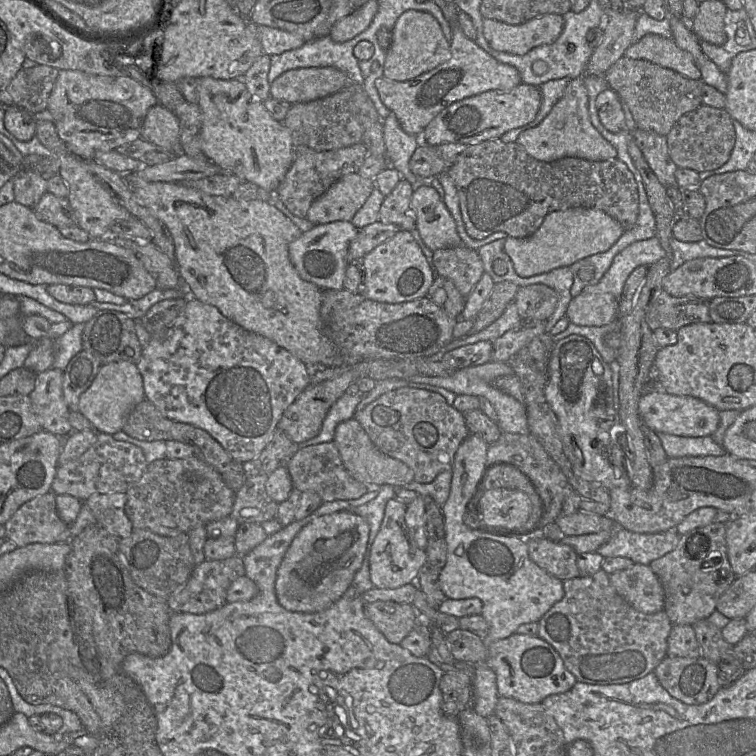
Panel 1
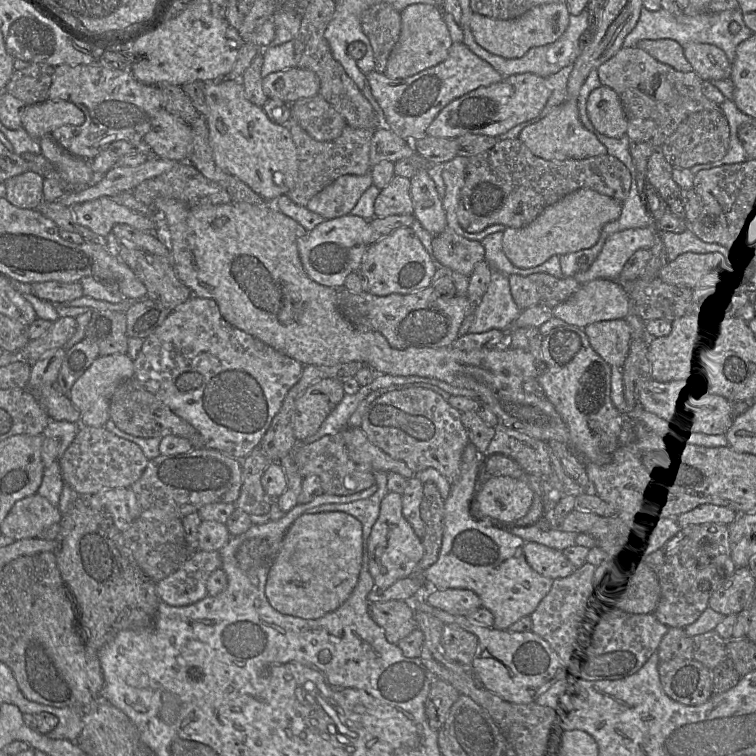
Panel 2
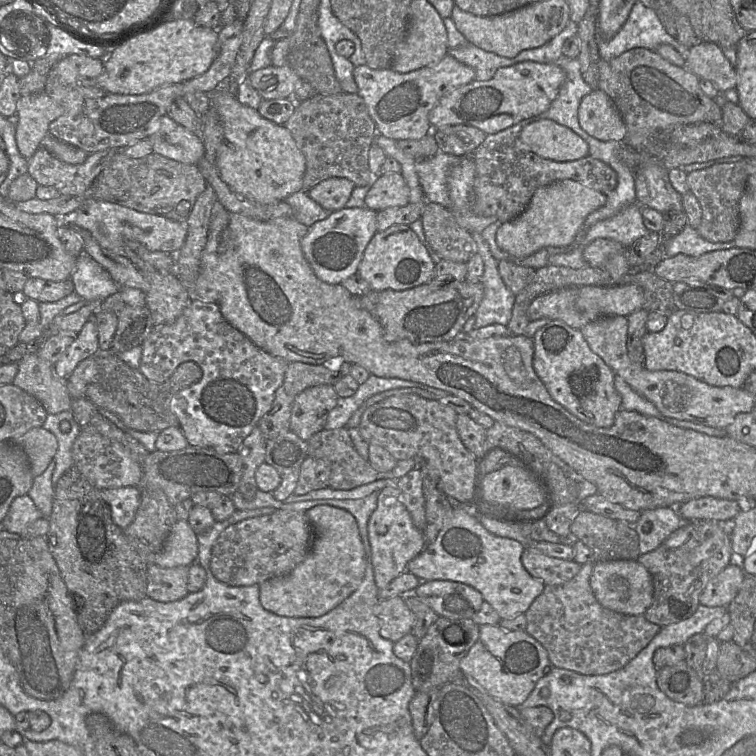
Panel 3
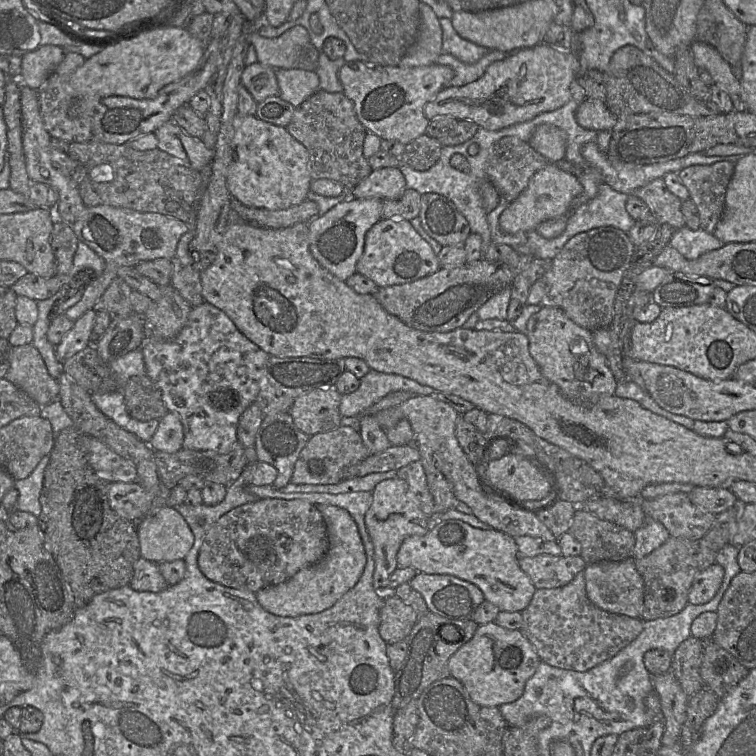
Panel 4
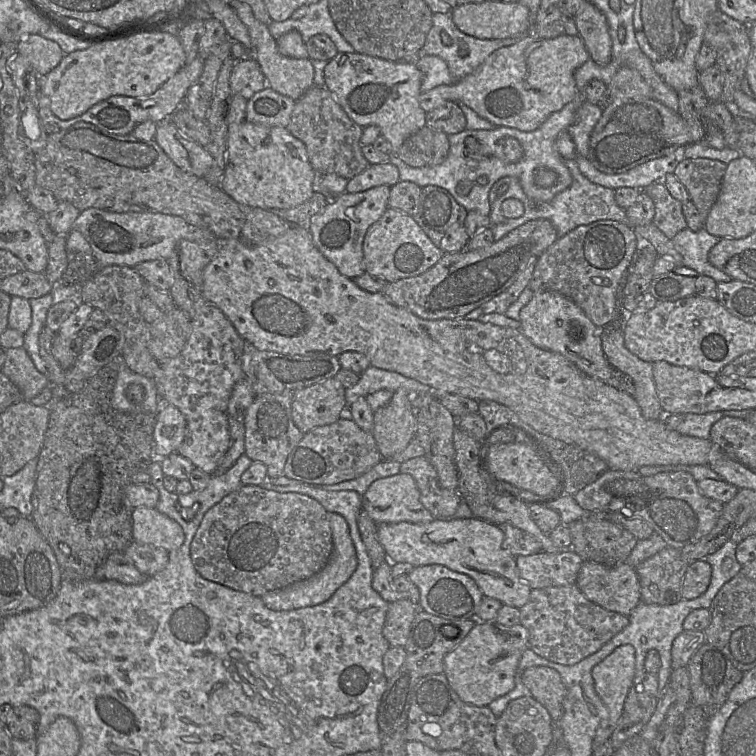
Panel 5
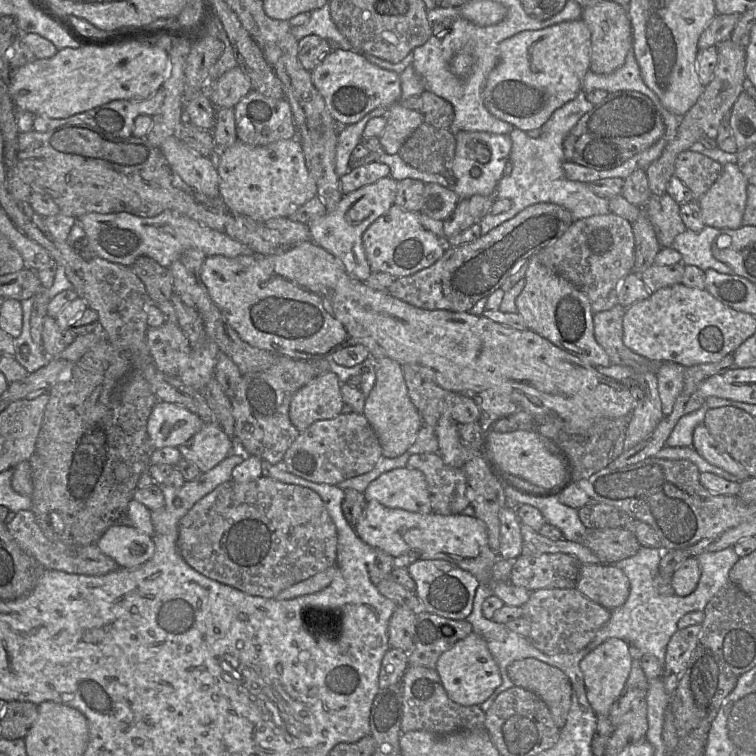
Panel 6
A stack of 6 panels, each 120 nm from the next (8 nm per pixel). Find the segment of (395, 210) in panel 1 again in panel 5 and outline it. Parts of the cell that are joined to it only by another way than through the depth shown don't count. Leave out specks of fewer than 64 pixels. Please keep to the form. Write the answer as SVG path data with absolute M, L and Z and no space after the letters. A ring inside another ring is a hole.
M391 163L371 164L360 174L348 180L347 193L366 191L376 186L394 186L400 180L398 168Z

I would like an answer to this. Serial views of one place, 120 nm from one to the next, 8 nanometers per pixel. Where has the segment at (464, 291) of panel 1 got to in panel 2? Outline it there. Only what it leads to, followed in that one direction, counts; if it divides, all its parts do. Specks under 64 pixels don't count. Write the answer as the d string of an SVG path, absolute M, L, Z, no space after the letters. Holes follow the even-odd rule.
M449 227L433 236L432 249L439 266L448 267L467 277L479 262L485 261L485 251L479 241L459 236Z

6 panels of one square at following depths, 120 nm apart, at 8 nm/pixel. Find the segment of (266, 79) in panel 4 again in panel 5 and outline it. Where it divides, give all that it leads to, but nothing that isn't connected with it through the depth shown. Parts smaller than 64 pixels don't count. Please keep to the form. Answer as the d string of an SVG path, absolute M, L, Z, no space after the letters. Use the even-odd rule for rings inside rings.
M253 57L237 61L230 75L229 85L232 95L240 95L246 100L267 87L261 68Z

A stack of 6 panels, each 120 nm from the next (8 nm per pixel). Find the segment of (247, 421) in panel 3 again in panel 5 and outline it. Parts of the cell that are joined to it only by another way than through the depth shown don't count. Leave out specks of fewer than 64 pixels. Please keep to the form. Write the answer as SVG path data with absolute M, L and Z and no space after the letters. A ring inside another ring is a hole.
M205 303L191 321L191 333L183 350L174 358L158 361L158 379L155 383L163 404L177 407L186 419L185 437L177 452L190 460L196 468L213 475L217 473L218 465L230 443L228 402L235 384L245 378L242 369L245 340L224 313L213 304Z

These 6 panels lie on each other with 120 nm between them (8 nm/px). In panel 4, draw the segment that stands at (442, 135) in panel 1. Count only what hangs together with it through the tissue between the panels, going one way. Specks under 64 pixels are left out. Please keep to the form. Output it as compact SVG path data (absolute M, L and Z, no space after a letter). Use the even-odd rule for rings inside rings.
M539 43L509 52L503 60L490 64L476 81L444 88L425 105L424 113L428 120L453 117L471 120L486 130L498 131L564 106L571 98L570 85L578 72L577 51L562 51Z

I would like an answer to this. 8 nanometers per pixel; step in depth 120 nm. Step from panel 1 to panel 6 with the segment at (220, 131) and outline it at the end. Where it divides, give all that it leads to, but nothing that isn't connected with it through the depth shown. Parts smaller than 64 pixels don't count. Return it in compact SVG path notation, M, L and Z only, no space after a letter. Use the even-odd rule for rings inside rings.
M297 137L265 146L253 146L239 140L216 156L219 196L234 211L255 221L288 217L317 195L314 177L309 172Z

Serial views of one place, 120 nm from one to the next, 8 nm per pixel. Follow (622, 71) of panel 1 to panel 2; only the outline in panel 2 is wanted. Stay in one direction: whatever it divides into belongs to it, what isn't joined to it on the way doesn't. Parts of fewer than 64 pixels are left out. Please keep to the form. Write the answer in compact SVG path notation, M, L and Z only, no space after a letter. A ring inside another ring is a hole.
M637 47L621 48L614 56L601 64L596 71L601 85L611 88L619 96L628 123L626 135L632 143L649 143L662 146L664 141L675 132L680 123L690 114L702 110L719 109L719 105L703 95L703 80L698 74L693 71L679 72L671 66L657 61Z

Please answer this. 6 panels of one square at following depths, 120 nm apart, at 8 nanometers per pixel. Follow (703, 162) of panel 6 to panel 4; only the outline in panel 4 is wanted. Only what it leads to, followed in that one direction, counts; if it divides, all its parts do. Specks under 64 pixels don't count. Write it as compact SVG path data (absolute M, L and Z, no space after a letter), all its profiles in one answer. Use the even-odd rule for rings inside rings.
M717 162L682 168L679 178L697 207L700 229L712 234L720 220L736 163Z

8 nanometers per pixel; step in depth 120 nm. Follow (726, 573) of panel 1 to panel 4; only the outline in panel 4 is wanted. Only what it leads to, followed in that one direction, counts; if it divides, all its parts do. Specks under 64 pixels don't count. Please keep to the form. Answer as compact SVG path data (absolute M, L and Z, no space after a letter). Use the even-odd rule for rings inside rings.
M669 537L660 547L647 556L635 559L634 564L644 581L642 621L673 616L682 611L688 602L688 593L696 574L716 563L717 552L700 540Z

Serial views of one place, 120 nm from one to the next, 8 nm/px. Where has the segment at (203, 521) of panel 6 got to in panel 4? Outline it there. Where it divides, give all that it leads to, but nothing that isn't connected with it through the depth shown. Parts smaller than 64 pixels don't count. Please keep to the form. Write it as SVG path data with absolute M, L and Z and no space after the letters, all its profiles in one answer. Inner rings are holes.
M264 498L222 515L206 532L197 562L209 580L257 593L319 562L327 550L327 527L316 505L300 499Z

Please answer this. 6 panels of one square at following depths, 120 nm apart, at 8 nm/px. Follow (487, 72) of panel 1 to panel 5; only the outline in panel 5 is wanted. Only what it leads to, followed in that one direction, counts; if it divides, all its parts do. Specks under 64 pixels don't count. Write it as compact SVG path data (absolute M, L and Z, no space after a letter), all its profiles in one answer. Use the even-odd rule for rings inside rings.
M357 52L340 53L324 68L324 87L336 98L346 114L361 127L377 126L395 154L404 141L426 125L421 108L422 73L413 63L392 62Z

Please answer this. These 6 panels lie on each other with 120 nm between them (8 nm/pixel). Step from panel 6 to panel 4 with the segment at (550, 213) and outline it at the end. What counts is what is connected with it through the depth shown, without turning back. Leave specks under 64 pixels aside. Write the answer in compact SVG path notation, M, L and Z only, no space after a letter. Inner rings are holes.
M519 254L517 266L494 263L482 258L457 268L440 268L435 273L410 283L378 288L375 297L388 313L413 329L423 332L450 332L463 327L468 318L487 300L510 287L533 259L531 254Z

